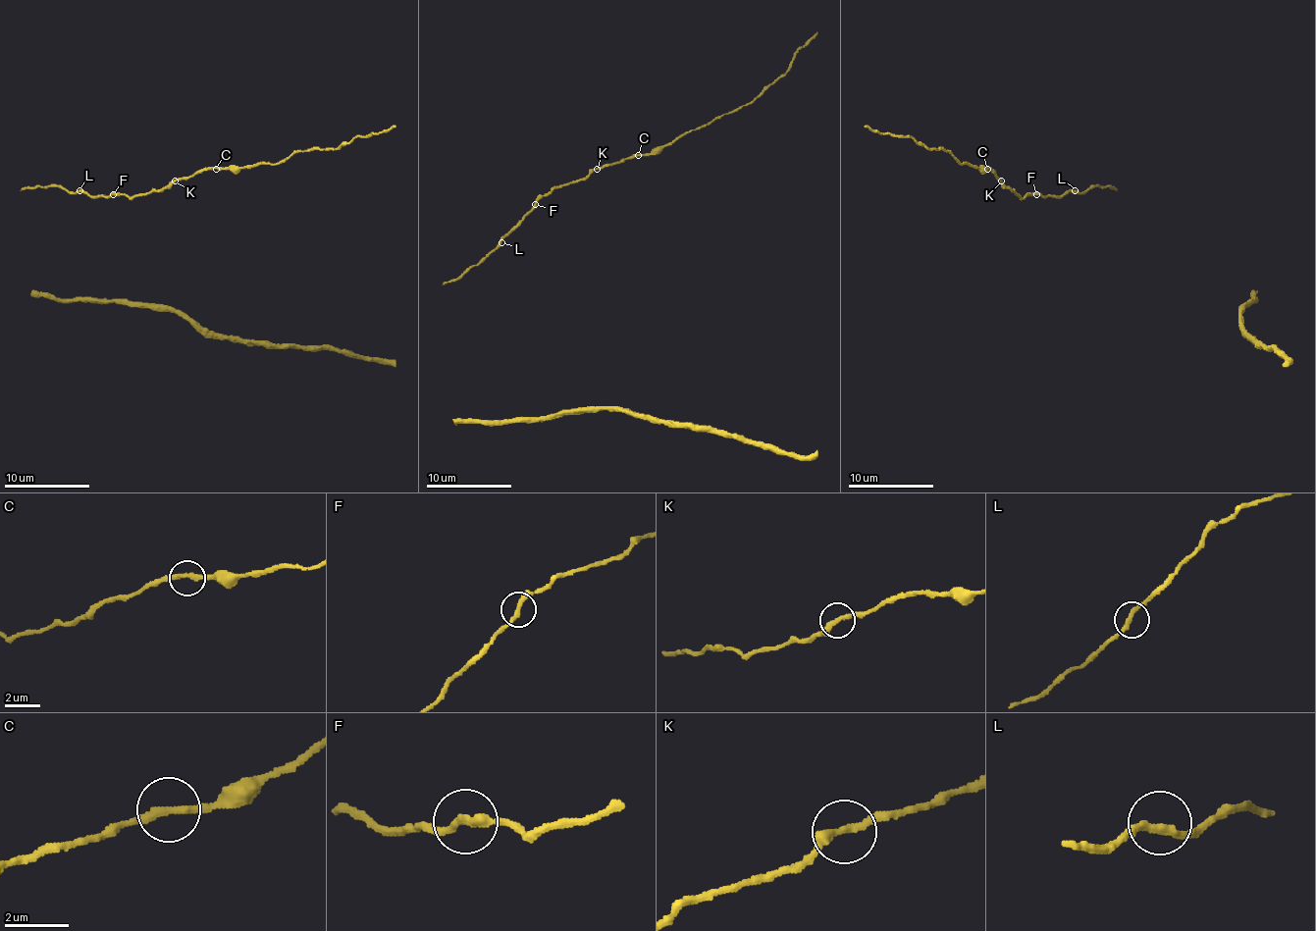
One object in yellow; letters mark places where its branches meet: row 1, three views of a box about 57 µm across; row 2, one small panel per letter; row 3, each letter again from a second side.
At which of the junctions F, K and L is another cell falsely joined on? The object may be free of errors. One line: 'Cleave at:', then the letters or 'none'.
Cleave at: none

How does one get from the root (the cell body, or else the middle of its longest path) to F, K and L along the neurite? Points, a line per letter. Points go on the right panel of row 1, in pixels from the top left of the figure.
F: (1117, 190), (1108, 185), (1091, 185), (1082, 192), (1064, 192), (1060, 196), (1036, 194)
K: (1117, 190), (1108, 185), (1091, 185), (1082, 192), (1064, 192), (1060, 196), (1021, 196), (1002, 181)
L: (1117, 190), (1108, 185), (1091, 185), (1082, 192), (1075, 190)

